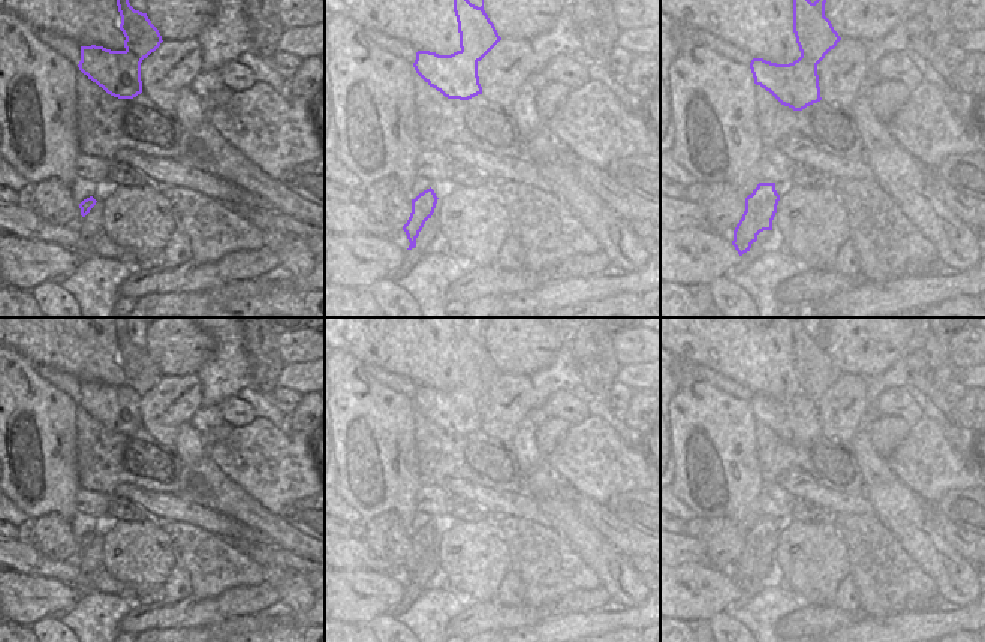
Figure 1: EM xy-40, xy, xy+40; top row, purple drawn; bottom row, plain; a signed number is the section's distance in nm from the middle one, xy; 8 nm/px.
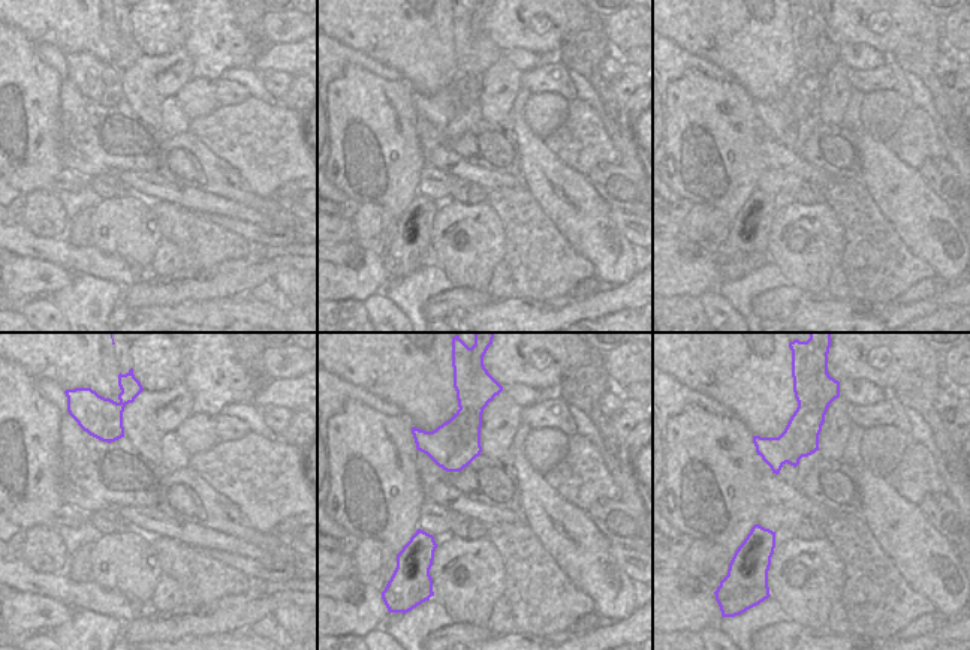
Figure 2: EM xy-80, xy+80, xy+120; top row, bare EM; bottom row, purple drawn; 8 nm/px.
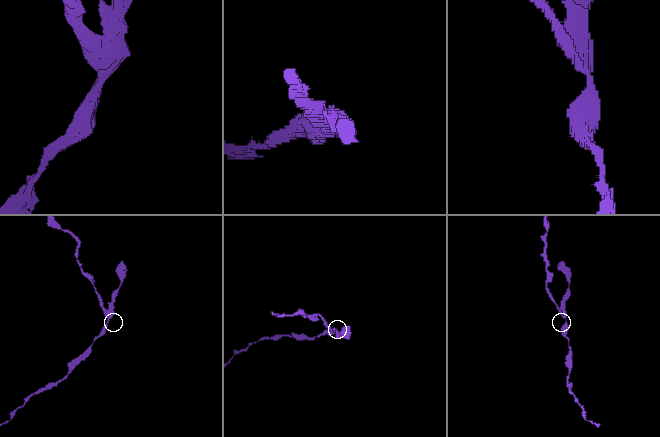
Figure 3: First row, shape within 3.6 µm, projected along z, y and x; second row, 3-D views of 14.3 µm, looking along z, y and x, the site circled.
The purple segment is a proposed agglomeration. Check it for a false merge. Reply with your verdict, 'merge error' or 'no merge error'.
merge error

